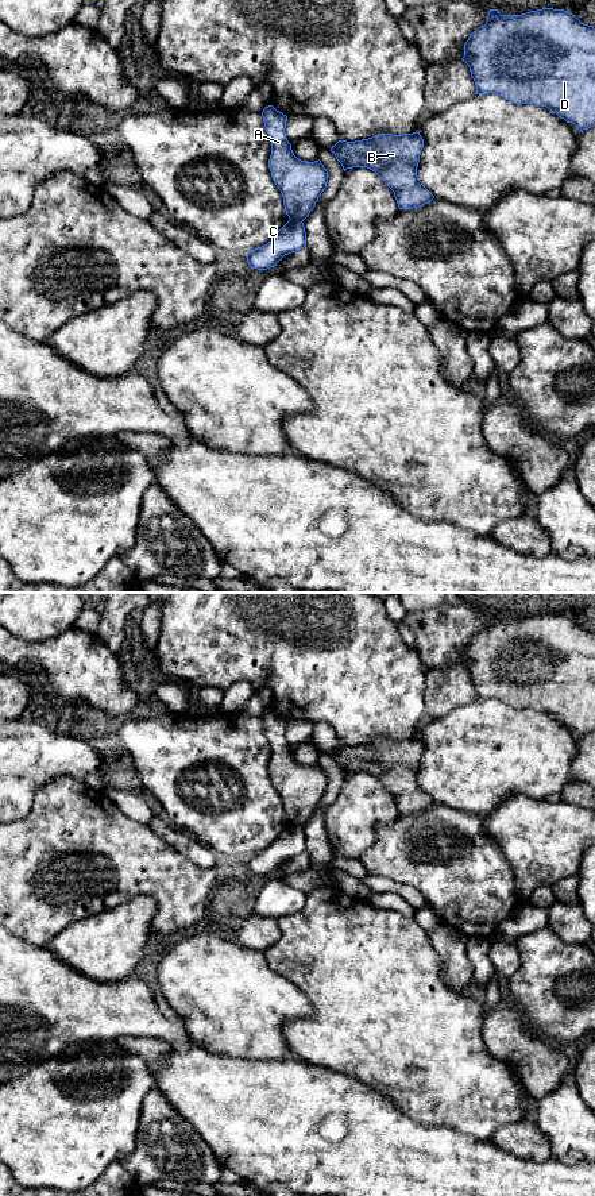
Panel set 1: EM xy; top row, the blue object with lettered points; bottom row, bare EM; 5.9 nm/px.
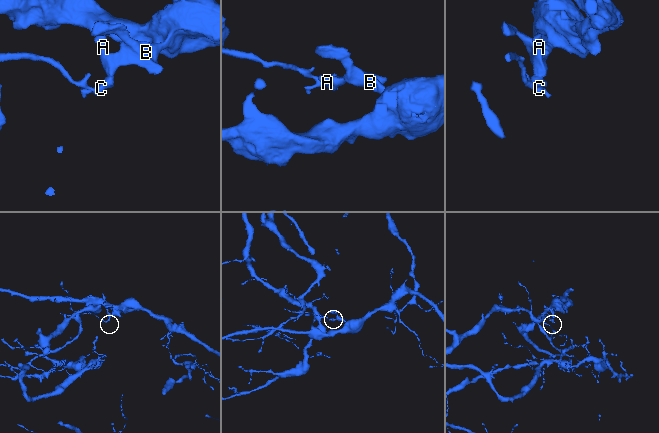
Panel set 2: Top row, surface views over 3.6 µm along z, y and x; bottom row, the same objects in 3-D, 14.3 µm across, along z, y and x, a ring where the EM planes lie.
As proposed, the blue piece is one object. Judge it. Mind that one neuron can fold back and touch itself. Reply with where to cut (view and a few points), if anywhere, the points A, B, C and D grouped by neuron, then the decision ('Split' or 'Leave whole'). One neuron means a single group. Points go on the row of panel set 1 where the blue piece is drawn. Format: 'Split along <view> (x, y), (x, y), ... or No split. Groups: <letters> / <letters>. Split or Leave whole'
Split along xy (290, 219), (301, 222). Groups: A B D / C. Split

